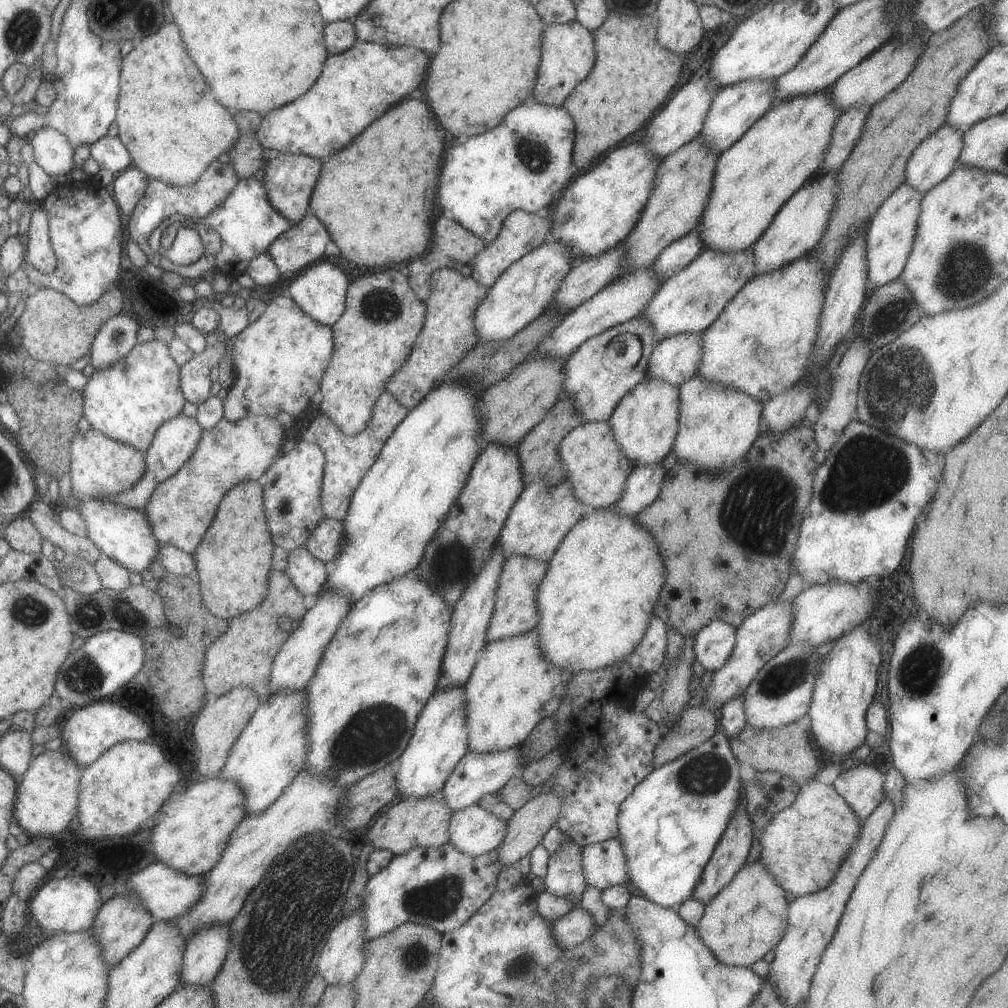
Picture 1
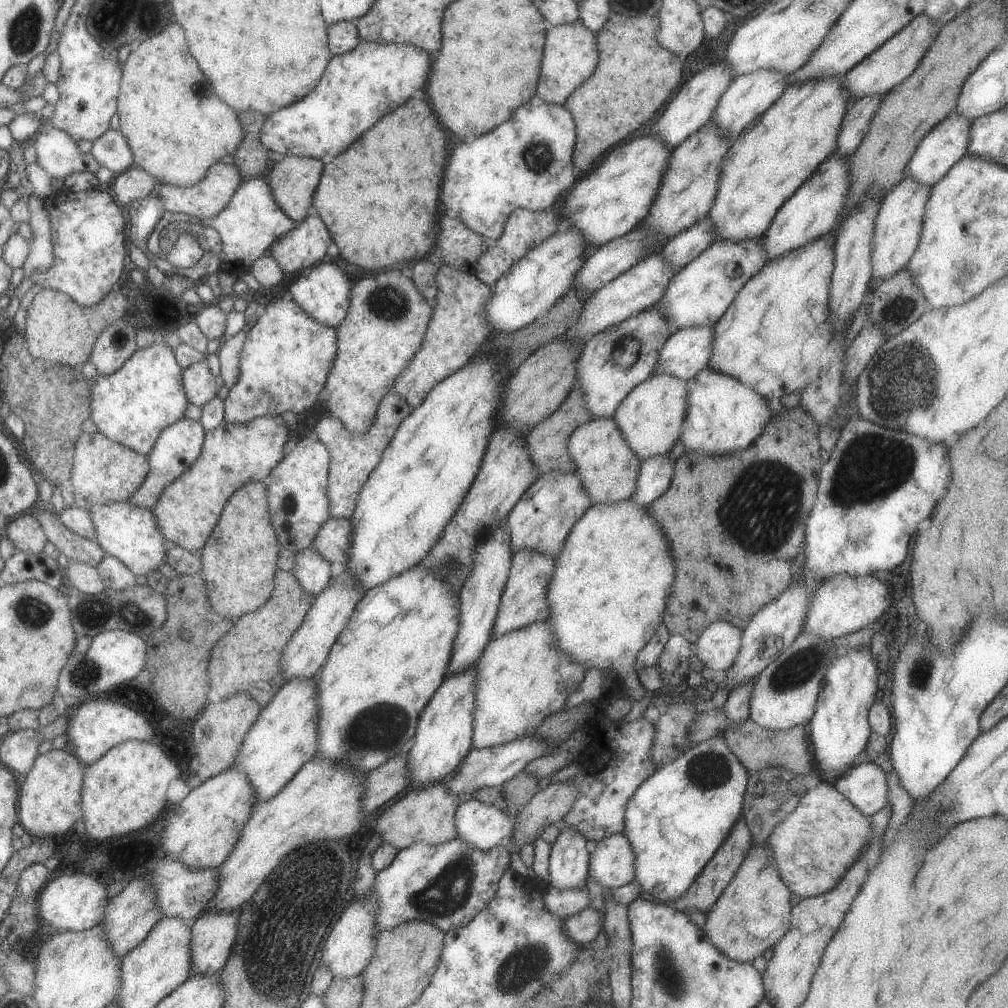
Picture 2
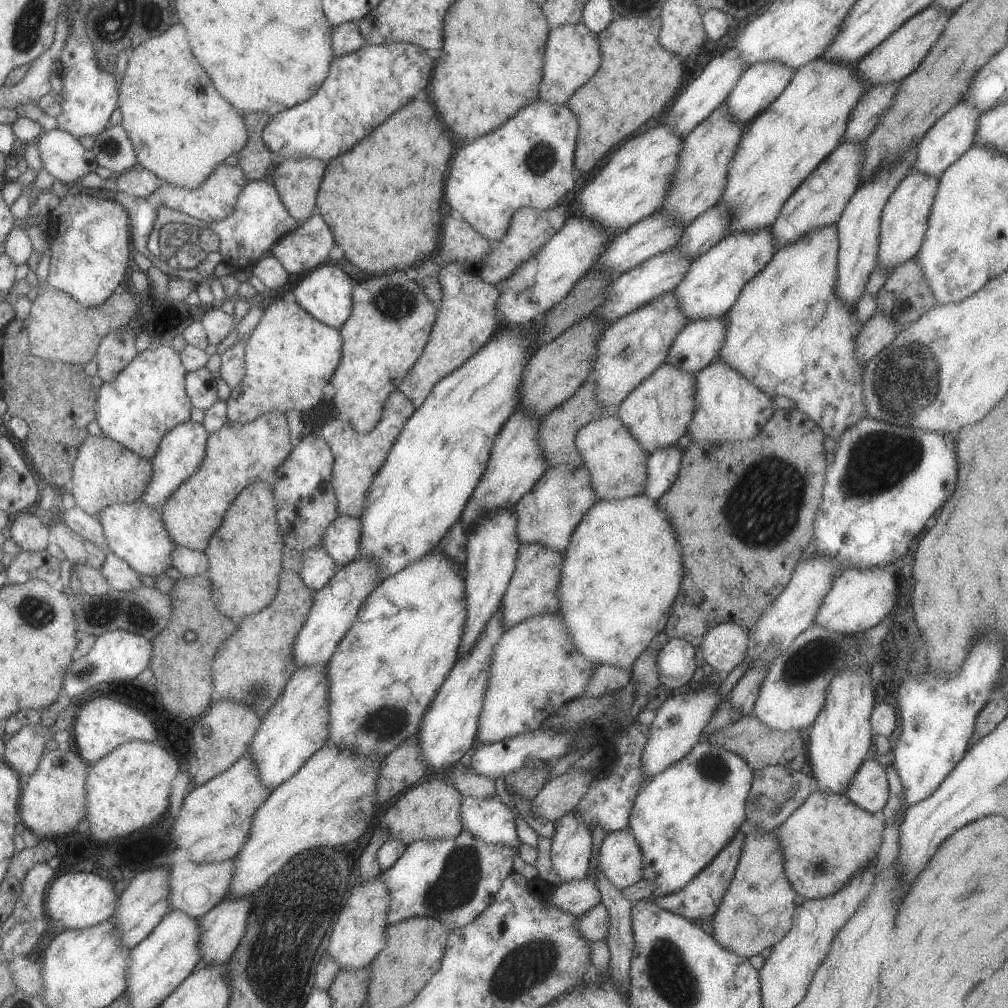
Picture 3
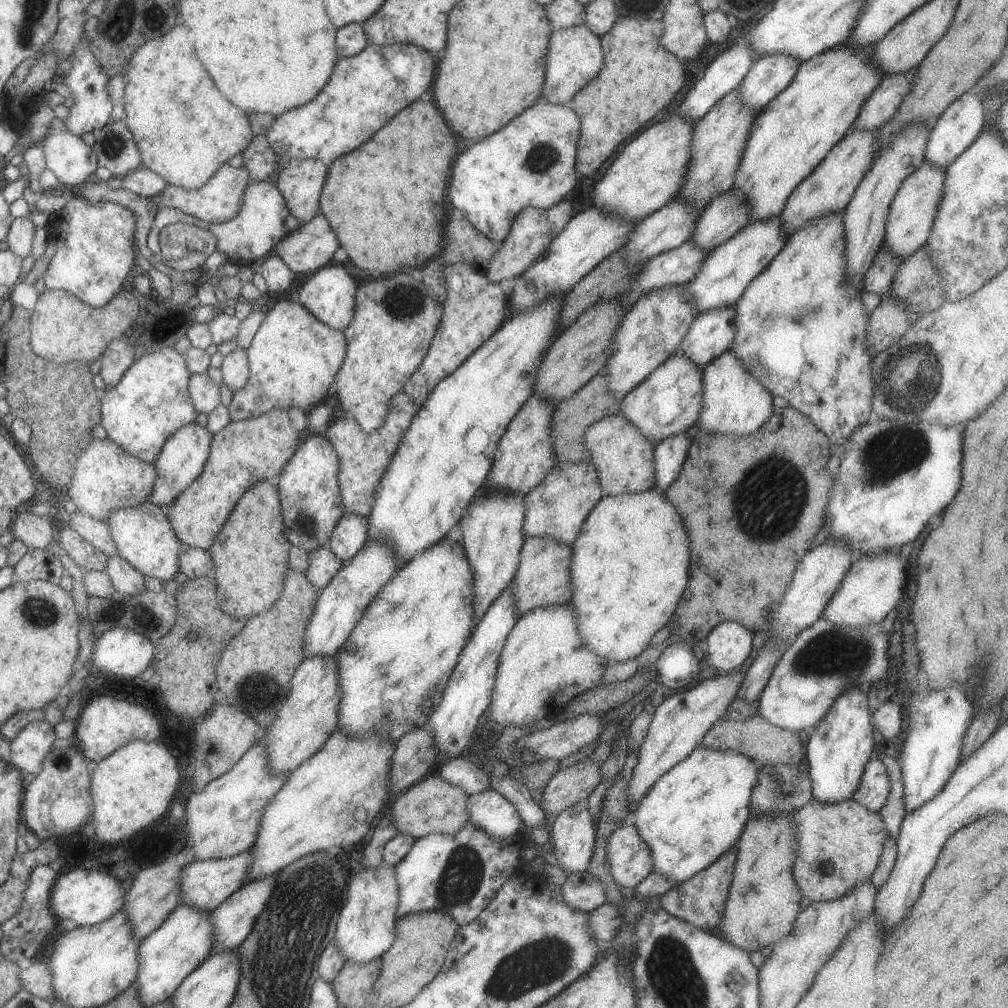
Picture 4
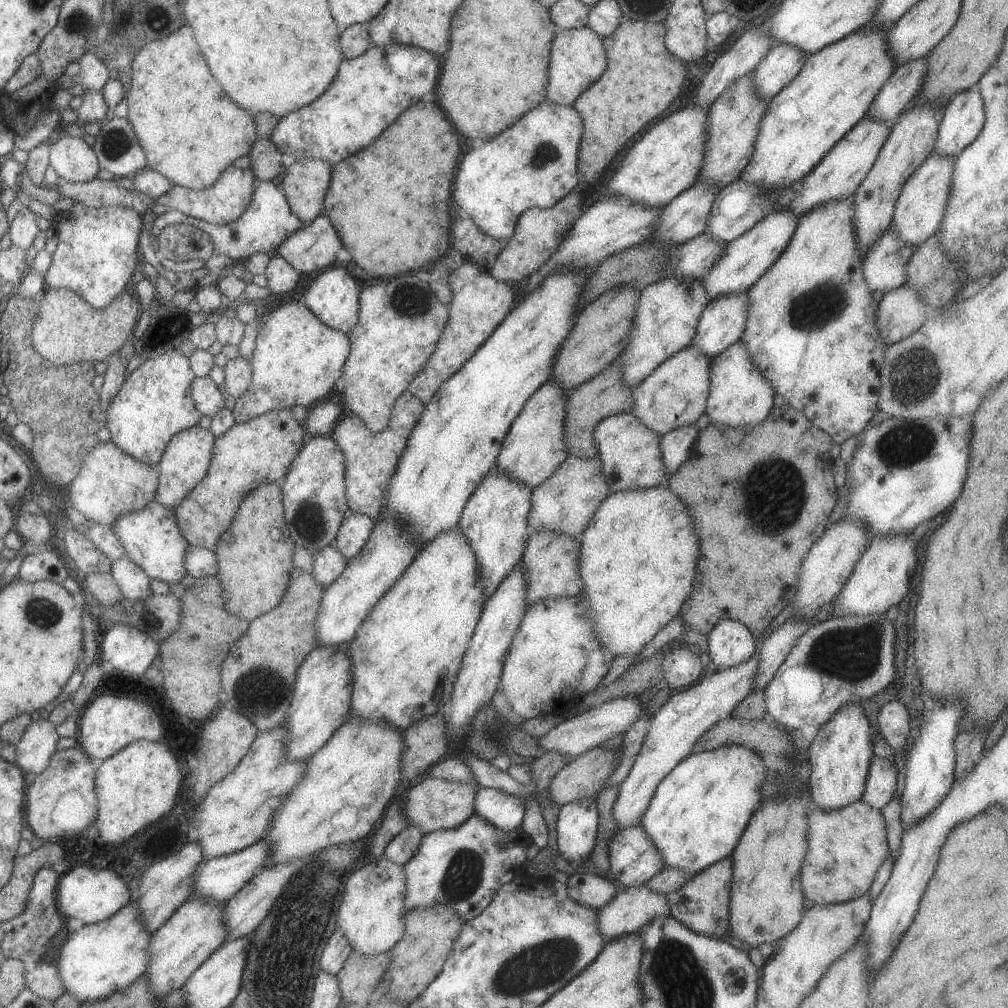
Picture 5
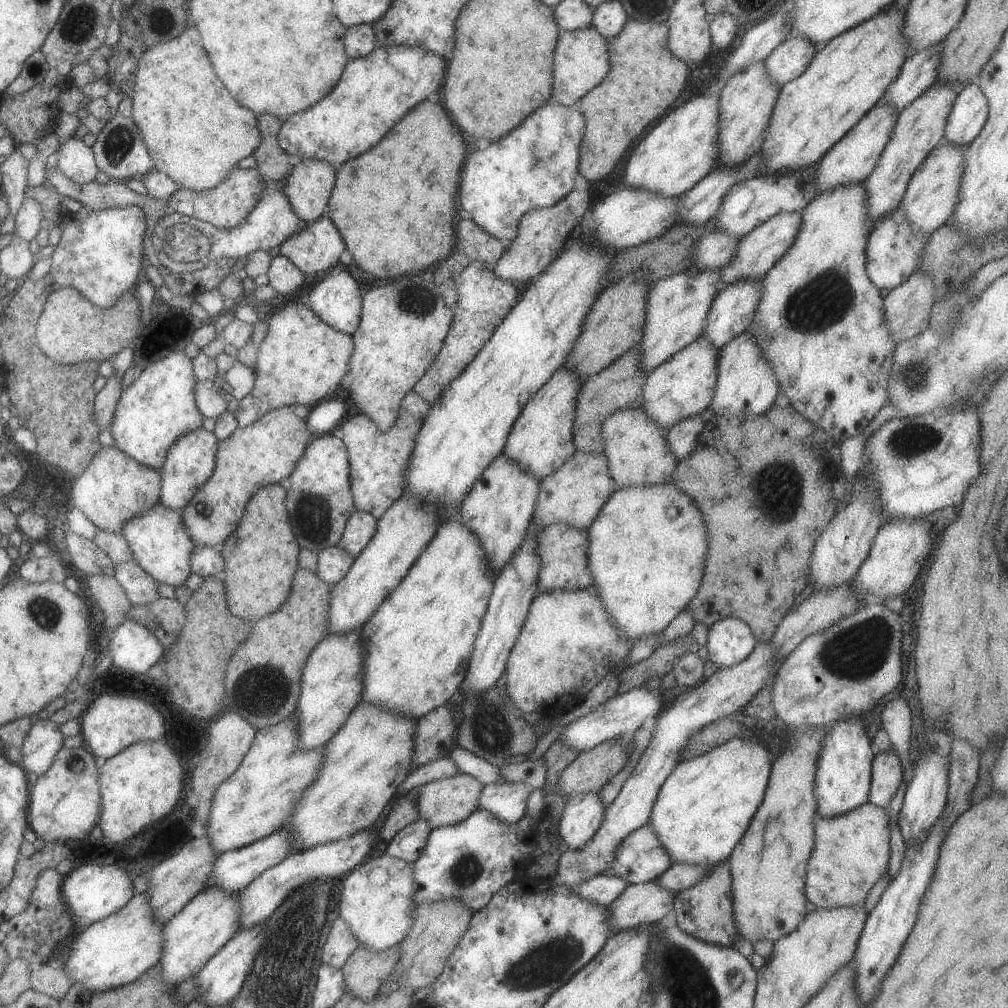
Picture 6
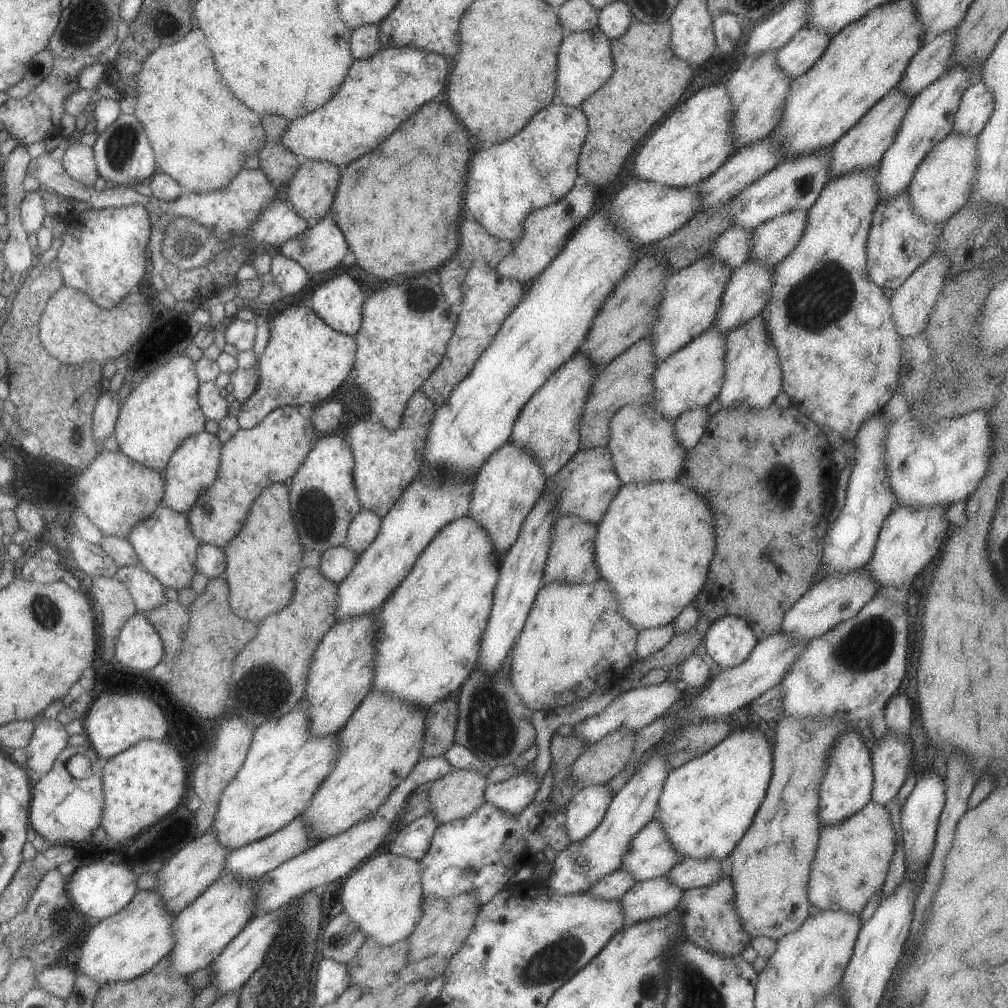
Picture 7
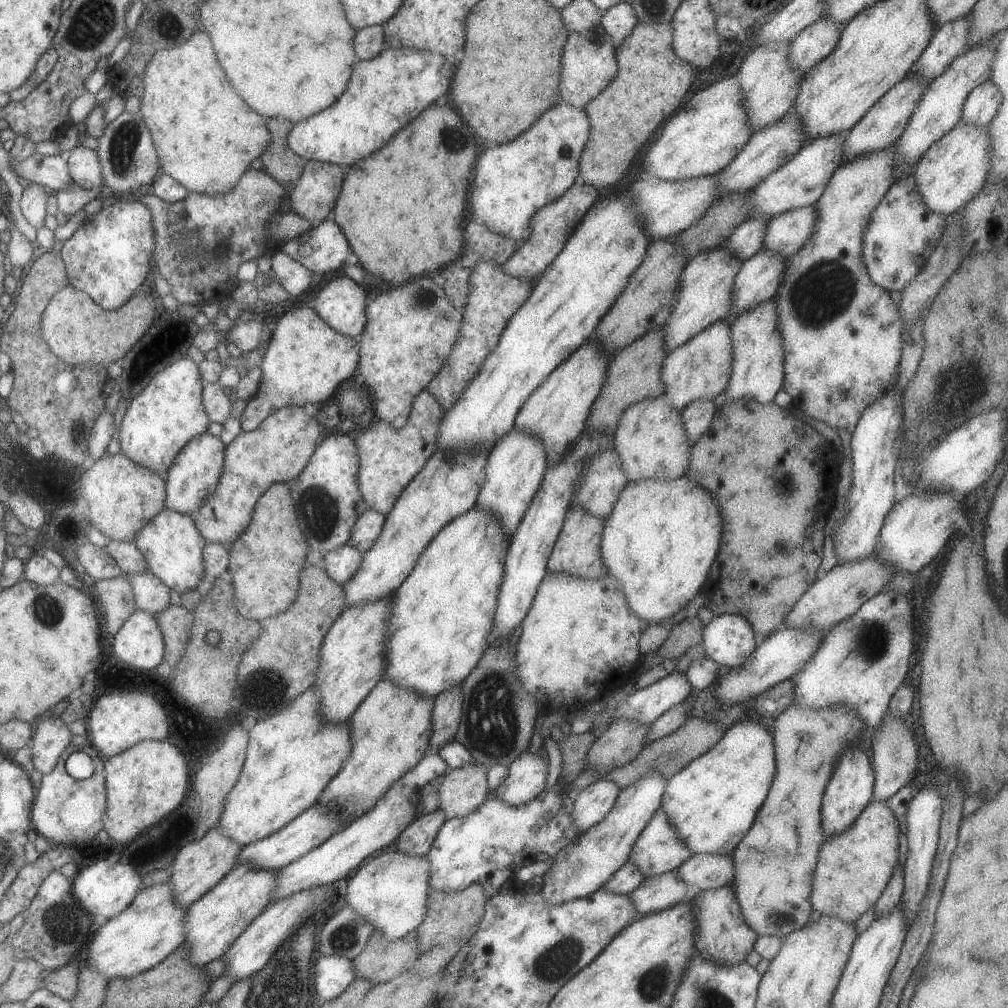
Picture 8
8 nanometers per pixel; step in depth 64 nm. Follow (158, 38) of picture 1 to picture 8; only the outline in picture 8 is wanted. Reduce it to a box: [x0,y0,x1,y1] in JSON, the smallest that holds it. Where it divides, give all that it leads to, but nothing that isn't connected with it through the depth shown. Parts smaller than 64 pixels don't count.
[137,29,271,196]

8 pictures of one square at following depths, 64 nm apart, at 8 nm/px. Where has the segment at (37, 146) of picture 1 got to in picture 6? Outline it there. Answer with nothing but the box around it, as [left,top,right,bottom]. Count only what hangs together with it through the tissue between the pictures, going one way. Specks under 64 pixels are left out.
[54,136,98,183]

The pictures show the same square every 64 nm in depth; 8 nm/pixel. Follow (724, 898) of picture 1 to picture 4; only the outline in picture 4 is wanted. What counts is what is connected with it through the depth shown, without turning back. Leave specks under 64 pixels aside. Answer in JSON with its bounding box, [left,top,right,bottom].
[718,812,802,953]

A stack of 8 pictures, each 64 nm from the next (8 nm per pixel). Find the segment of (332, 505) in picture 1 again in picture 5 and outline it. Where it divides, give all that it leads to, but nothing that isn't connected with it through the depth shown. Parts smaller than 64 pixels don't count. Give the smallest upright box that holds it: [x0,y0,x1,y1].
[330,391,424,521]

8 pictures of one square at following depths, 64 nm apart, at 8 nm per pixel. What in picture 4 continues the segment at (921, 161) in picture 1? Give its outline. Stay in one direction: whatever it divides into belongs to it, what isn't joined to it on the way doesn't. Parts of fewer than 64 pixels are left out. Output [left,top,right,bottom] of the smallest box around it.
[924,90,985,168]

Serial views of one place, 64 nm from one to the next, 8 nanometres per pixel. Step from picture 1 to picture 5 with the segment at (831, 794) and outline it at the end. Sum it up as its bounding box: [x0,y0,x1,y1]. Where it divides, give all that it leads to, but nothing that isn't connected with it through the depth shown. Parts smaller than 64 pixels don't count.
[798,801,888,905]

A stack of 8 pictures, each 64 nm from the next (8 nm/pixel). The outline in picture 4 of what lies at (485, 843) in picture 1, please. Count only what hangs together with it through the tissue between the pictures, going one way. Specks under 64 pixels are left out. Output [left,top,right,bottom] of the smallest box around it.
[467,788,522,840]

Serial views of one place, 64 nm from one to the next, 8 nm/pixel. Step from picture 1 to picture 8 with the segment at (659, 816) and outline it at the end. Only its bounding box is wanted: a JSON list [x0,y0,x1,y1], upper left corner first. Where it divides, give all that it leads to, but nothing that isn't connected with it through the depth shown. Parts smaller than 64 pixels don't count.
[661,720,775,855]

